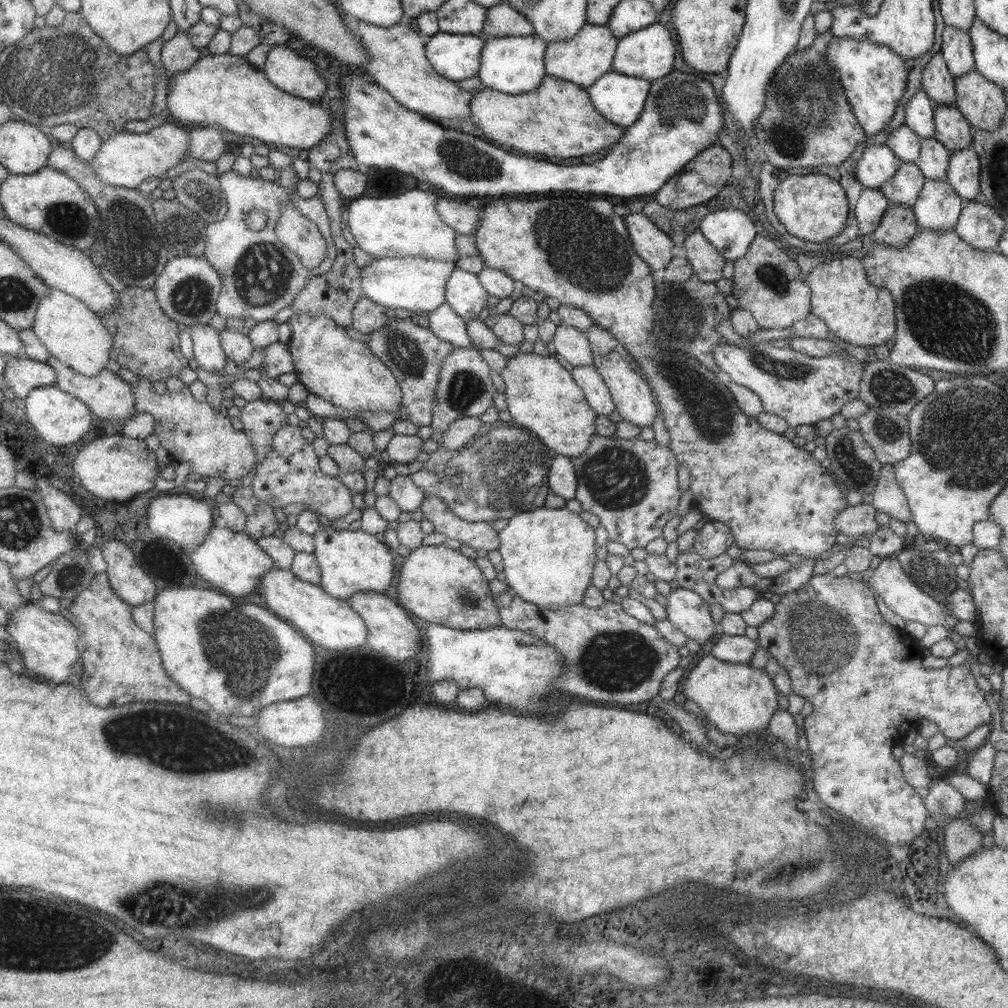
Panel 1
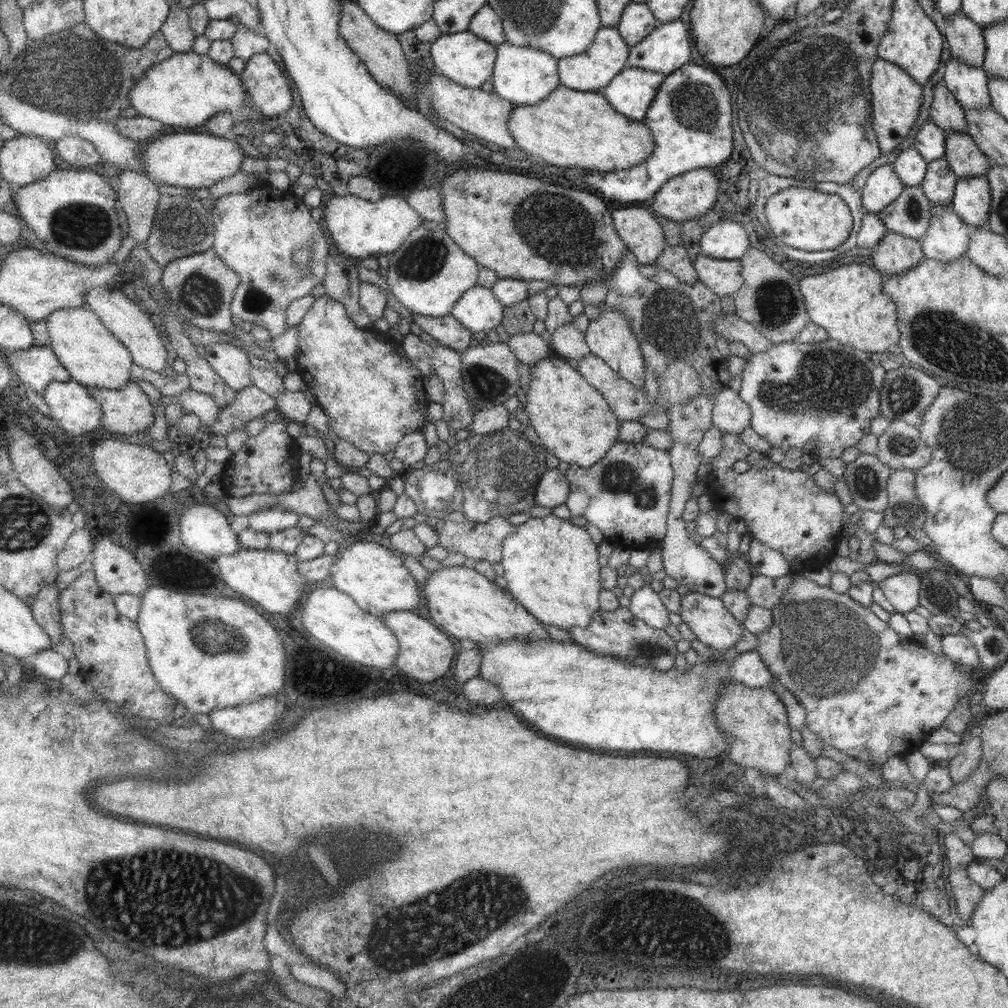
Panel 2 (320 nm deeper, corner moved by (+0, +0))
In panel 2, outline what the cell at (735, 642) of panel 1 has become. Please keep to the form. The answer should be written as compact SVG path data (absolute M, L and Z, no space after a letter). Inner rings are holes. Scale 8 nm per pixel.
M756 649L735 653L730 659L729 676L749 689L769 688L773 677Z

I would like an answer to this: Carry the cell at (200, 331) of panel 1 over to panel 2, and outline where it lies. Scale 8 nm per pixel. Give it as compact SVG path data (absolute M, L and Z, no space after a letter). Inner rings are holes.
M210 343L205 347L204 360L233 390L252 385L250 363L239 347L231 343Z

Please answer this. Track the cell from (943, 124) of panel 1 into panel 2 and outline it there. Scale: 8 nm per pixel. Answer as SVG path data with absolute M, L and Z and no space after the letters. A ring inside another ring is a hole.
M947 130L944 157L948 162L951 172L955 175L955 178L983 176L989 170L989 167L992 166L991 160L979 150L974 140L966 132Z

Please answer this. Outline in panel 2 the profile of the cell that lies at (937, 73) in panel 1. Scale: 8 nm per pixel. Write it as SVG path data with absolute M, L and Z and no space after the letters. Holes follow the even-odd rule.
M944 81L938 82L933 89L933 100L929 107L930 121L941 130L966 132L967 125L962 106L947 90Z

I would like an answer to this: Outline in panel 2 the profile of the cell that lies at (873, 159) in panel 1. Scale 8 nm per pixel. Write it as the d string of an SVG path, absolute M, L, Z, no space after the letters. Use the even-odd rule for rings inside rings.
M891 164L878 166L869 173L863 185L861 205L866 212L875 215L893 202L904 187L893 172Z

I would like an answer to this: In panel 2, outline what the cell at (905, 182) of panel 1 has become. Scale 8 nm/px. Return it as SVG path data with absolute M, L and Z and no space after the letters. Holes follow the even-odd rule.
M920 185L905 186L893 202L875 214L886 232L917 241L920 241L929 227L929 215L931 205Z

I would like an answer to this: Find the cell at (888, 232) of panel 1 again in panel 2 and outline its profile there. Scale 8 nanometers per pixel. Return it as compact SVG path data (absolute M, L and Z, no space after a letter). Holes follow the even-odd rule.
M886 232L883 239L872 250L873 267L885 278L891 274L903 274L913 269L922 260L920 241Z

